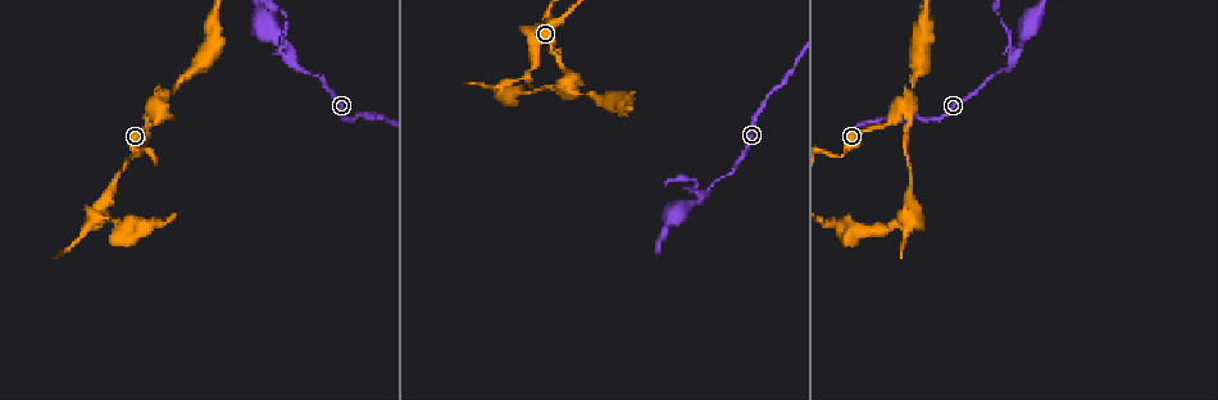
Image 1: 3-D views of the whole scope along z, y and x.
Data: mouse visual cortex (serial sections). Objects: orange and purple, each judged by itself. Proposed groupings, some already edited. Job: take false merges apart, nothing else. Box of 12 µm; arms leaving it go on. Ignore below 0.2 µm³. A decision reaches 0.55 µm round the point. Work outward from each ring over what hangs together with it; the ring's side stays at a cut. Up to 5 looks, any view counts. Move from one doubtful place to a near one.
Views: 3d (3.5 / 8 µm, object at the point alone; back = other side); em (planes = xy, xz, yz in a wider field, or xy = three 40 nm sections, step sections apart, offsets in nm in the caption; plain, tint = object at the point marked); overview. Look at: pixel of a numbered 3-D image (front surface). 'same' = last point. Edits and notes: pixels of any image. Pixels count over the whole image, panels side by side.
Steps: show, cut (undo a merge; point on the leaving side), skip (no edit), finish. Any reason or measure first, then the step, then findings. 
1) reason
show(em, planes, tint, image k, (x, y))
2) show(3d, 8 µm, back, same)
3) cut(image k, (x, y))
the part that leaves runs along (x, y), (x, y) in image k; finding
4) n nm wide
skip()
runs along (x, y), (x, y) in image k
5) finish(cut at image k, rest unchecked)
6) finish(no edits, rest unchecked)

sudden change in width
show(3d, 8 µm, back, image 1, (896, 107))

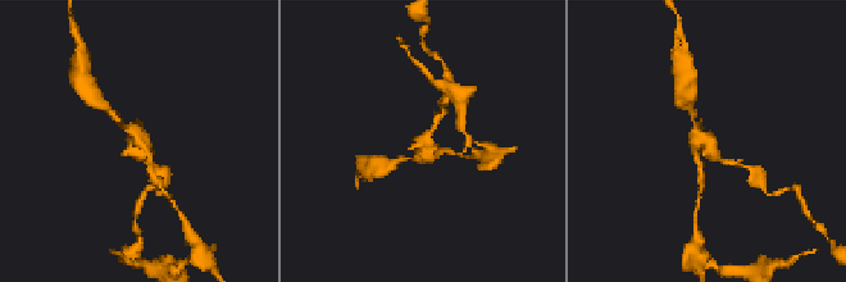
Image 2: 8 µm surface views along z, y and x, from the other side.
show(em, xy, step 3, tint, image 2, (708, 140))

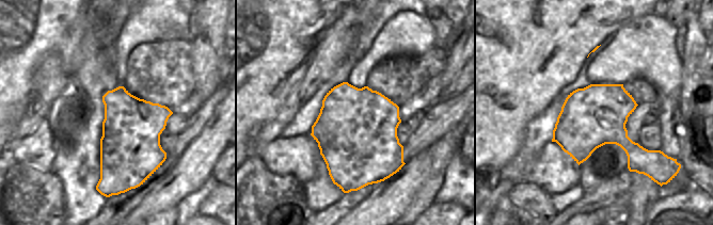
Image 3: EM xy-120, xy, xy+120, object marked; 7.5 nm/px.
cut(image 2, (116, 116))
the part that leaves runs along (701, 141), (694, 148), (701, 187) in image 2; two cells meet here

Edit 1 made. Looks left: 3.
show(3d, 3.5 µm, image 1, (701, 195))

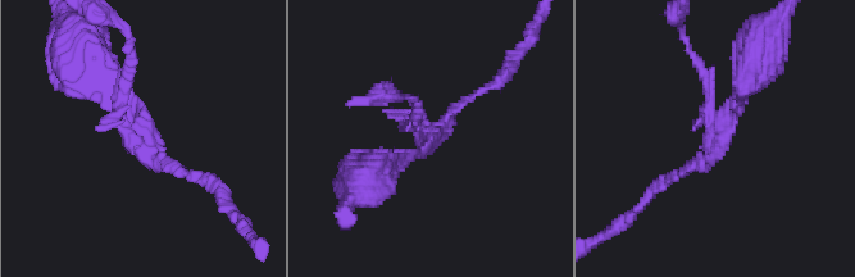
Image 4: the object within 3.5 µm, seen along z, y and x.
need the tissue
show(em, xy, step 2, plain, image 4, (428, 135))

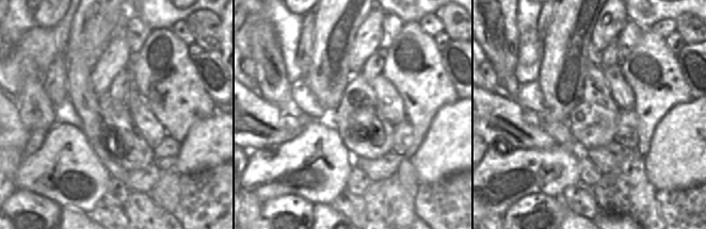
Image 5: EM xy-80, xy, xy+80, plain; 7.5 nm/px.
show(em, xy, step 2, tint, same)

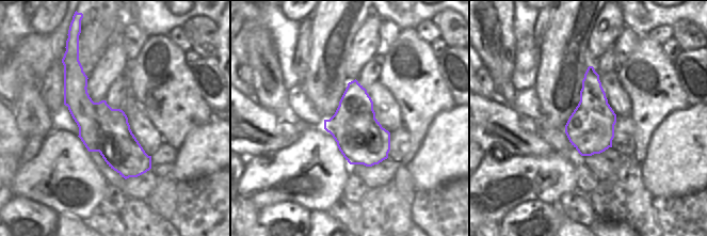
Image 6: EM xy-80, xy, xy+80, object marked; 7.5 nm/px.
cut(image 4, (127, 75))
the part that leaves runs along (710, 122), (710, 82), (681, 27) in image 4; a second cell is stuck on

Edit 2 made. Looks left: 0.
finish(cut at image 2, cut at image 4, rest unchecked)

